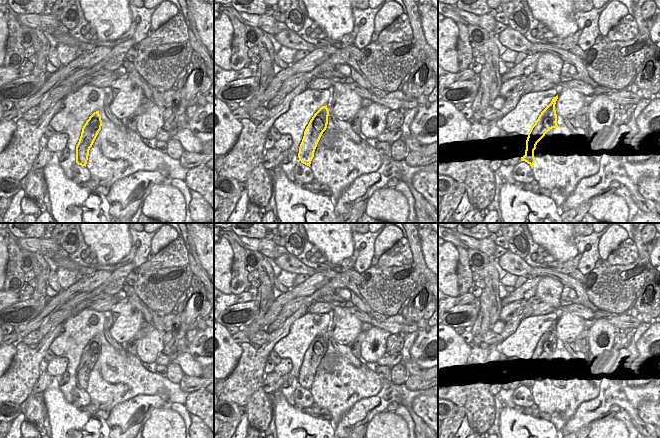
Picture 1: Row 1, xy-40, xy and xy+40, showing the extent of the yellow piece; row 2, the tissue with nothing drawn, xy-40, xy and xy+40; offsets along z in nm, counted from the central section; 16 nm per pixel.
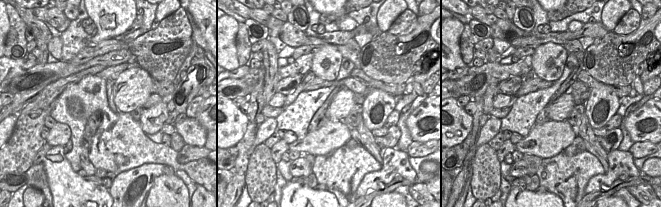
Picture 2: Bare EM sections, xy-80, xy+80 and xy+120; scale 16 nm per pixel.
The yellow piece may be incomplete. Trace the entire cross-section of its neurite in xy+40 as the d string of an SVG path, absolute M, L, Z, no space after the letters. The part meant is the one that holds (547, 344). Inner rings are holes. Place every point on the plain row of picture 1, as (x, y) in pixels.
M558 319L553 321L551 327L541 336L528 357L525 379L521 381L521 385L527 386L532 393L535 387L534 374L536 373L537 367L552 352L561 352L557 349L557 338L555 334L557 323Z

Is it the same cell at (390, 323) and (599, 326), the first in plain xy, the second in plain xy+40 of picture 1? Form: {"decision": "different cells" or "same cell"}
{"decision": "different cells"}

